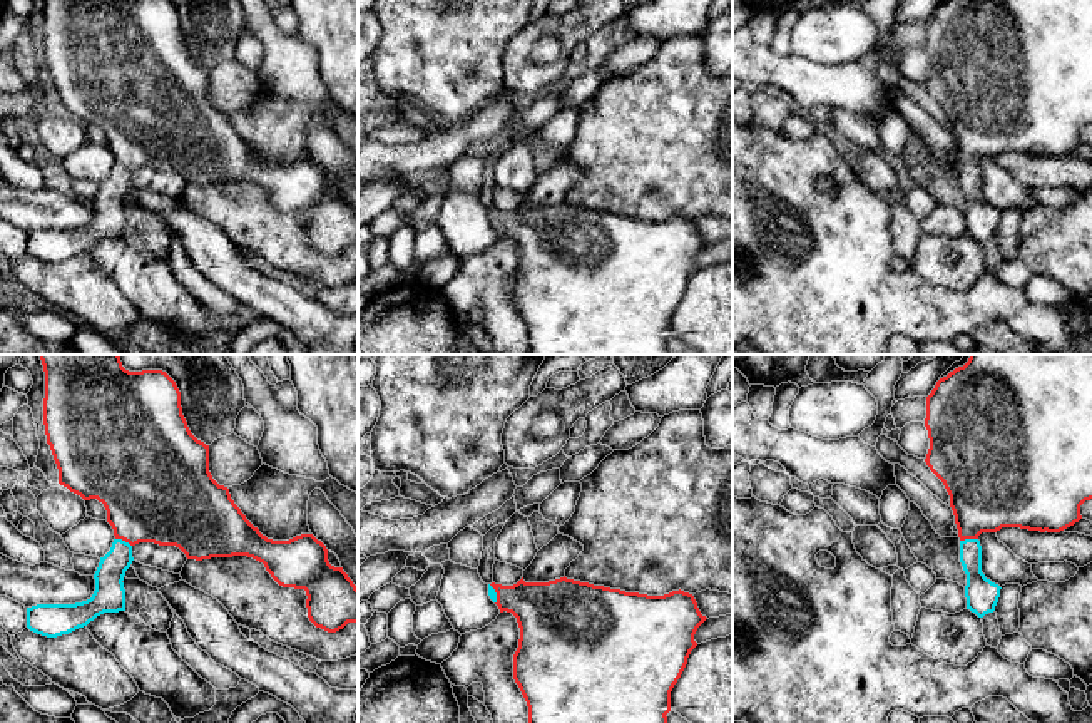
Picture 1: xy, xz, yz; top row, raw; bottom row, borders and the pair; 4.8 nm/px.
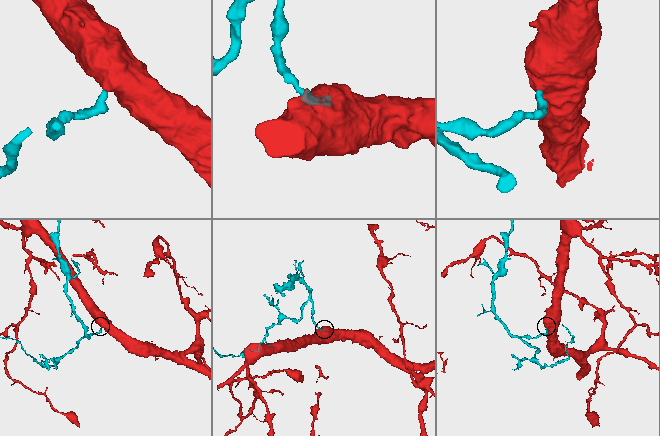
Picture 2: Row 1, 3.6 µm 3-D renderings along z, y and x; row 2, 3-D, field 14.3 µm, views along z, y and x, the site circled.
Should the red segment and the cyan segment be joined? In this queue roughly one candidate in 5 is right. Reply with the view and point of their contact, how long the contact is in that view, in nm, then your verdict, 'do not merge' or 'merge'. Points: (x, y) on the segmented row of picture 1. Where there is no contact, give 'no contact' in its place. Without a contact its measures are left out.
meets red in yz at (969, 538); contact 90 nm long; merge

